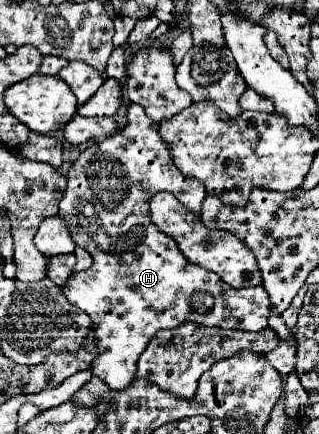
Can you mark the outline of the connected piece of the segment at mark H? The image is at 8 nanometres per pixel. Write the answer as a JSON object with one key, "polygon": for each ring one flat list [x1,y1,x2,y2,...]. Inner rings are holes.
{"polygon":[[139,104,127,106,127,124,107,136,101,142,91,144,87,150,79,154,79,158,71,164,67,174,67,190,59,202,59,216,67,222,73,240,77,246,83,246,93,256,93,264,85,272,75,272,69,276,65,286,61,286,65,298,89,314,95,324,99,356,95,358,91,372,99,376,109,388,125,390,135,380,137,360,141,352,147,348,149,340,163,328,177,328,183,322,195,322,201,326,213,328,231,328,231,330,247,330,259,332,269,324,269,298,263,286,257,288,231,288,227,286,215,272,209,272,197,264,191,264,177,242,163,234,151,220,149,200,155,192,171,190,179,202,183,202,189,210,199,214,199,206,207,196,203,182,183,176,177,166,171,162,171,152,167,144,157,136,159,124,151,120],[209,292,215,296,215,308,209,314,197,314,191,310,191,294]]}

